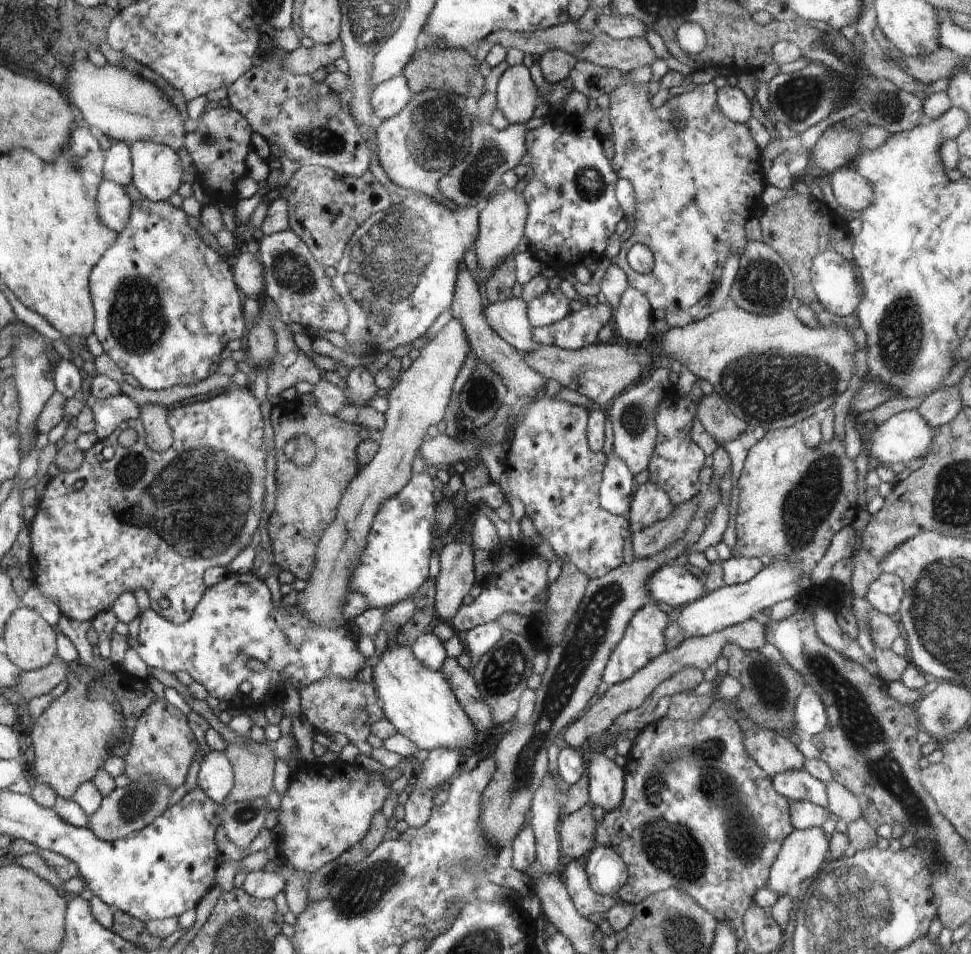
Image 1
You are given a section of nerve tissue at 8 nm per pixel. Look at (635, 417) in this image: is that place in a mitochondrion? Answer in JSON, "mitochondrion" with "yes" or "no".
{"mitochondrion":"yes"}

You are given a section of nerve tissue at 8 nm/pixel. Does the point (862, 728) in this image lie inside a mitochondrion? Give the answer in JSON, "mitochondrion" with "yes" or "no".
{"mitochondrion":"yes"}

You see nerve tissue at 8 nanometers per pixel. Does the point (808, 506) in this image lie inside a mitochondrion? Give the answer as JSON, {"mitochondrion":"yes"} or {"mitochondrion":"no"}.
{"mitochondrion":"yes"}

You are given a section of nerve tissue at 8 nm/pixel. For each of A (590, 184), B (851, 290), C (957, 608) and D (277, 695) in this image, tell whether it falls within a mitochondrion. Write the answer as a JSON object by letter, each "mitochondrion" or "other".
{"A":"mitochondrion","B":"other","C":"mitochondrion","D":"other"}

